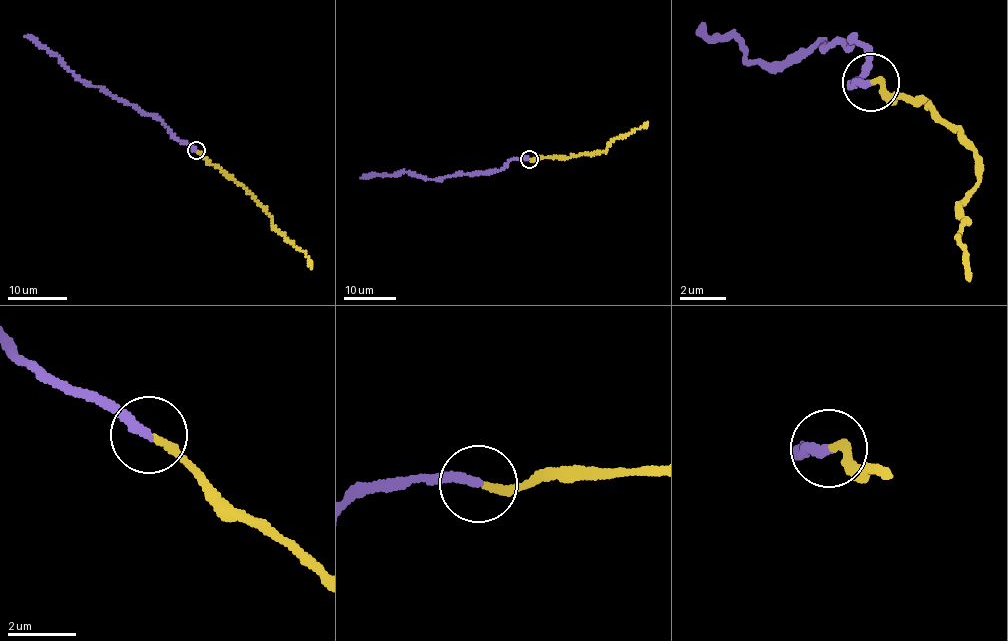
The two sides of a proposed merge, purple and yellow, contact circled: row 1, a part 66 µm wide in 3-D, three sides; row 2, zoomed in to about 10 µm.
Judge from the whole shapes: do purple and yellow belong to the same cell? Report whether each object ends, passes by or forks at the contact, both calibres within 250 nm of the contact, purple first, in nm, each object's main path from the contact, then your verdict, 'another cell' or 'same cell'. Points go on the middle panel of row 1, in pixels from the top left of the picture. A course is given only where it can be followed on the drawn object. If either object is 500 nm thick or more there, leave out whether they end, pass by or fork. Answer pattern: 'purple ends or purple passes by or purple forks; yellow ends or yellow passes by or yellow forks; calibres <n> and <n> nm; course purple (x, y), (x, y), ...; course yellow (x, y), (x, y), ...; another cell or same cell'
purple ends; yellow ends; calibres 280 and 220 nm; course purple (528, 158), (516, 159), (505, 167), (484, 172), (450, 175), (434, 180), (406, 171), (360, 177); course yellow (530, 158), (604, 151), (614, 139), (648, 123); same cell

